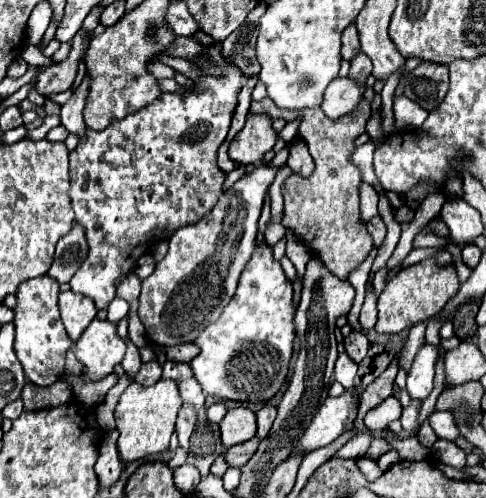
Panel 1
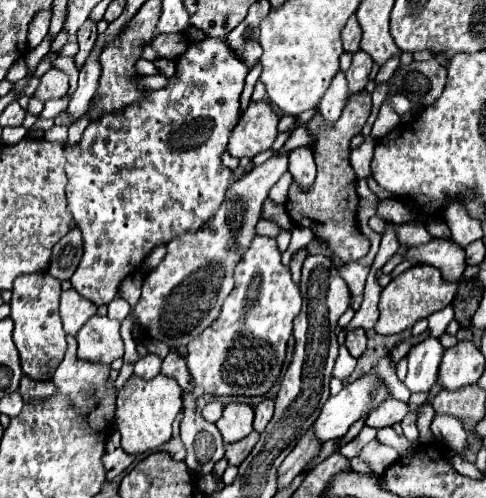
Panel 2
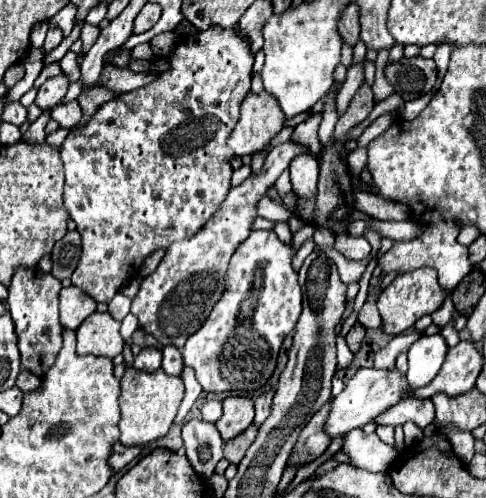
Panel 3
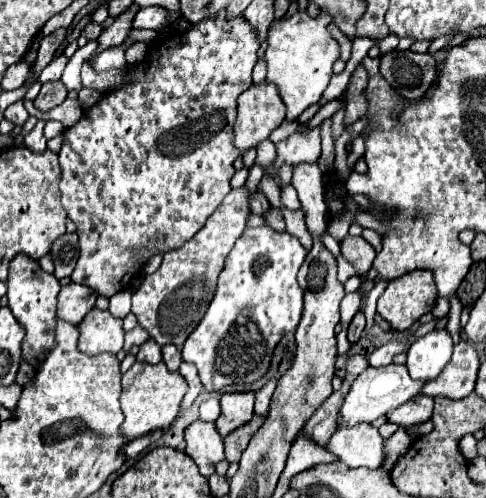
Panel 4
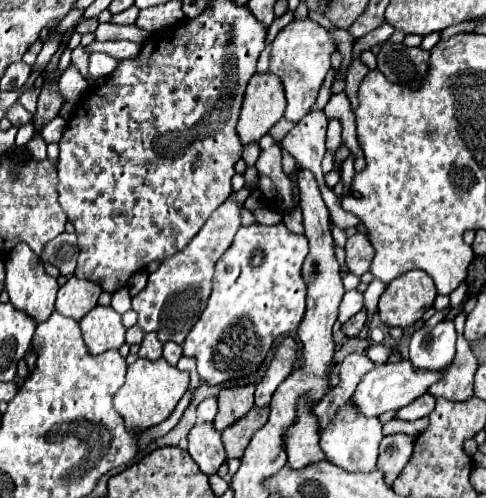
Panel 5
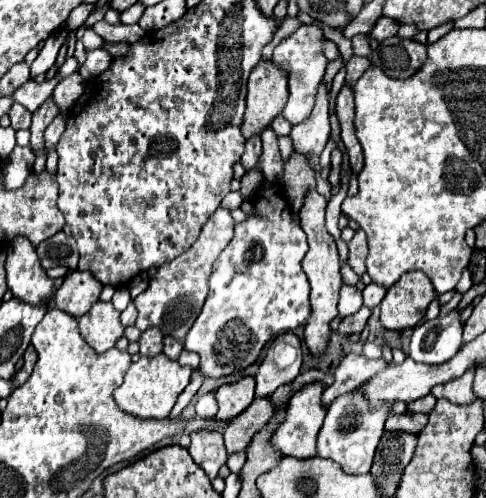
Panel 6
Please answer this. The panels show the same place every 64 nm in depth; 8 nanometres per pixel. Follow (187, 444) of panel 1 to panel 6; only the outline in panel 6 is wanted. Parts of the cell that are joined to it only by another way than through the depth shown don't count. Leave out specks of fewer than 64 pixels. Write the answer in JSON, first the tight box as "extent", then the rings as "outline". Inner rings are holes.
{"extent":[164,336,228,480],"outline":[[[166,336],[164,338],[164,354],[170,356],[172,360],[176,360],[180,352],[182,352],[182,342],[180,340],[174,340],[172,336]],[[194,432],[190,438],[192,438],[192,444],[188,448],[190,456],[206,472],[206,476],[214,480],[218,476],[220,466],[224,466],[228,458],[222,434],[220,432]]]}

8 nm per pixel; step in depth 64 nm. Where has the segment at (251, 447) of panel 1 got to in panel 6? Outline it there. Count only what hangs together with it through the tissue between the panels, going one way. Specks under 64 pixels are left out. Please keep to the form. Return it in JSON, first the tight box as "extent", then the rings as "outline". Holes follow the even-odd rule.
{"extent":[224,396,274,454],"outline":[[[266,396],[266,398],[256,398],[240,416],[234,416],[234,420],[224,430],[224,442],[228,454],[246,450],[252,436],[268,424],[272,414],[274,414],[274,406]]]}

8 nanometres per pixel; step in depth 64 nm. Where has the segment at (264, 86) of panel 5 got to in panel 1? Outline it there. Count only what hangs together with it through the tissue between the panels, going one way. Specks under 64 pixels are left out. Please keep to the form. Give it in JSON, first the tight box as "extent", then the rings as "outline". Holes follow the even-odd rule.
{"extent":[228,112,276,164],"outline":[[[250,112],[244,128],[230,142],[228,154],[238,164],[260,164],[262,156],[272,150],[276,138],[272,118],[268,114]]]}

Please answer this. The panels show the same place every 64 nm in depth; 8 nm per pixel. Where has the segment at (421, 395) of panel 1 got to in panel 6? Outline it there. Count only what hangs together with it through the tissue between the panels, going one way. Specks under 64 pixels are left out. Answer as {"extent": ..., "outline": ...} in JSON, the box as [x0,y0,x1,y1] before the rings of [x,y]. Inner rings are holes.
{"extent":[408,310,462,364],"outline":[[[452,310],[444,318],[426,320],[414,328],[408,356],[424,364],[442,364],[462,348],[460,310]]]}

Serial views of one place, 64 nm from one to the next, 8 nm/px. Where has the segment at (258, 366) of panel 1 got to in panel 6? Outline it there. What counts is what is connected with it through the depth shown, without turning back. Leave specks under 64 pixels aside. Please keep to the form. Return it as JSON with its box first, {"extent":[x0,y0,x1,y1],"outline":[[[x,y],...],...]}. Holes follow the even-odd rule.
{"extent":[184,180,312,378],"outline":[[[262,180],[262,186],[254,196],[252,206],[256,214],[250,214],[244,222],[234,226],[234,238],[214,262],[208,282],[208,298],[202,306],[200,316],[196,318],[196,322],[184,338],[184,348],[200,354],[200,372],[204,376],[220,378],[244,370],[258,358],[264,344],[268,344],[272,338],[284,332],[296,330],[298,326],[306,324],[306,320],[312,314],[310,284],[302,270],[302,258],[308,252],[306,234],[288,206],[284,186],[278,182]]]}

